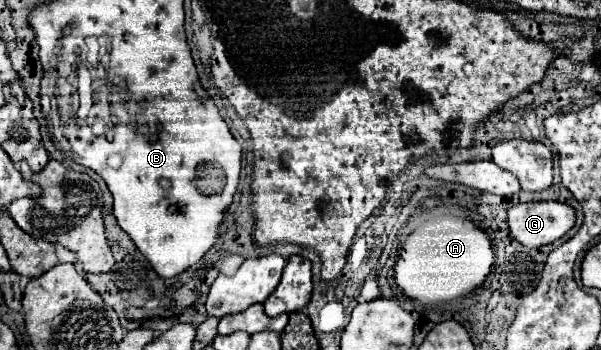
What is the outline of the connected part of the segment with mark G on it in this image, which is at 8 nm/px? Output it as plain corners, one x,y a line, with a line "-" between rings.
527,202
509,208
509,230
529,248
553,244
575,224
575,210
561,202

